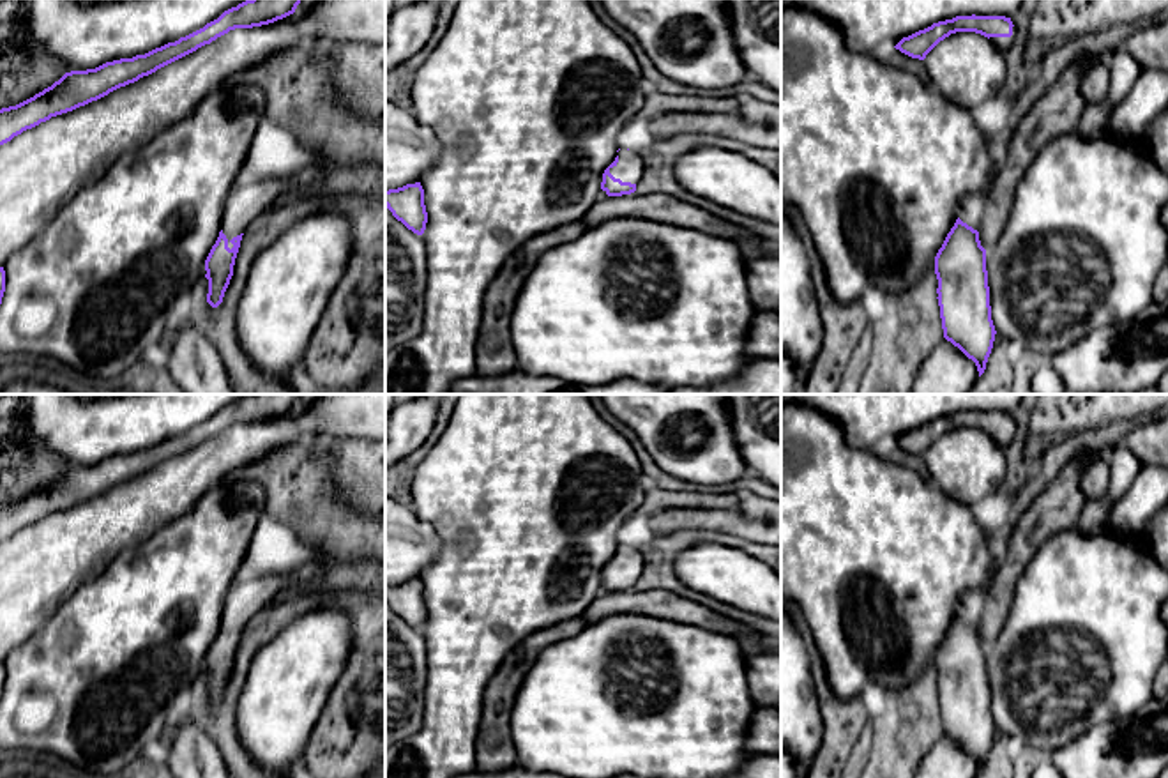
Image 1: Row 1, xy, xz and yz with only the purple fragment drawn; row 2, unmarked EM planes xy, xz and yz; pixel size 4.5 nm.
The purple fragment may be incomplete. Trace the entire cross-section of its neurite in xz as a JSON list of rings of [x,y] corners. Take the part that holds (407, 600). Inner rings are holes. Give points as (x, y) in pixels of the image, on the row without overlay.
[[[421,578],[385,587],[385,603],[408,626],[417,631],[424,629],[428,608],[424,601],[424,585]]]

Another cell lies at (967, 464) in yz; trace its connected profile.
[[[956,428],[924,454],[929,479],[952,500],[974,506],[1005,479],[1005,449],[975,428]]]

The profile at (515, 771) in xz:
[[[512,766],[500,773],[470,773],[470,774],[459,774],[456,778],[565,778],[565,776],[550,774],[550,773],[534,773],[534,771],[527,771],[518,766]]]

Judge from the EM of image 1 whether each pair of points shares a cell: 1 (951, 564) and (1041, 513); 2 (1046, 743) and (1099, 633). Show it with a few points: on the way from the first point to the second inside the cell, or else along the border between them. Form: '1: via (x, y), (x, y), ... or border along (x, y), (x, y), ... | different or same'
1: border along (999, 559), (985, 589) | different
2: via (1046, 716), (1046, 686), (1073, 660) | same

